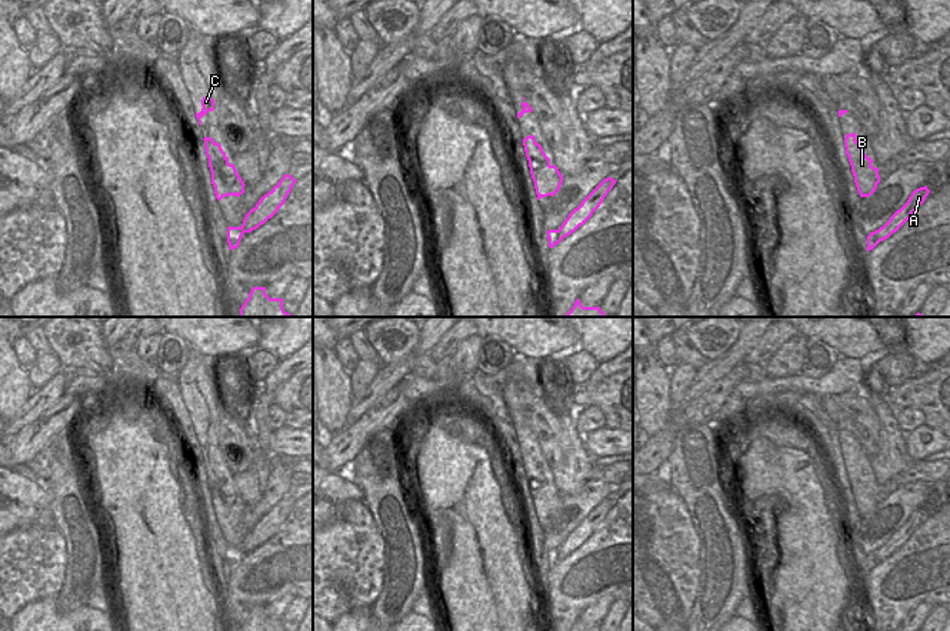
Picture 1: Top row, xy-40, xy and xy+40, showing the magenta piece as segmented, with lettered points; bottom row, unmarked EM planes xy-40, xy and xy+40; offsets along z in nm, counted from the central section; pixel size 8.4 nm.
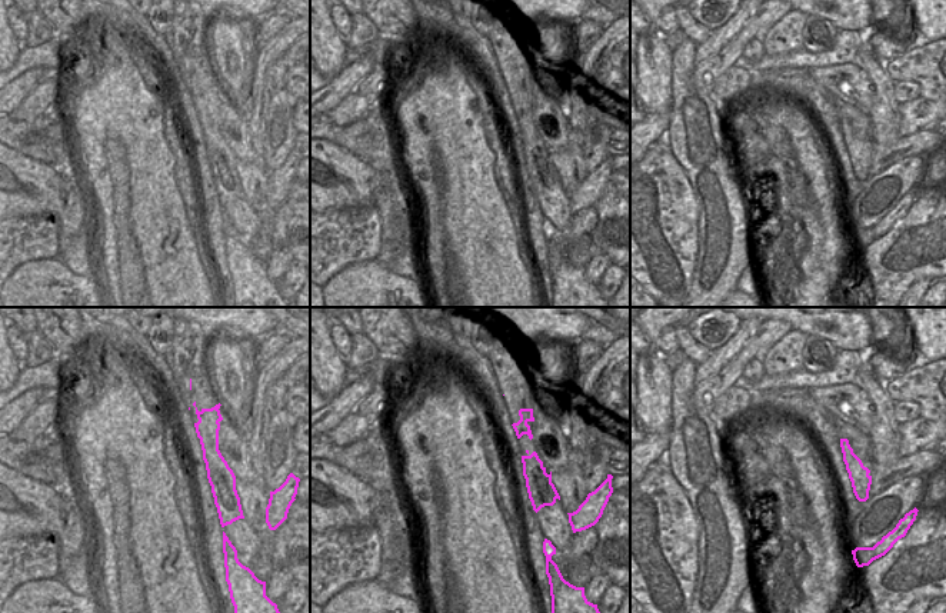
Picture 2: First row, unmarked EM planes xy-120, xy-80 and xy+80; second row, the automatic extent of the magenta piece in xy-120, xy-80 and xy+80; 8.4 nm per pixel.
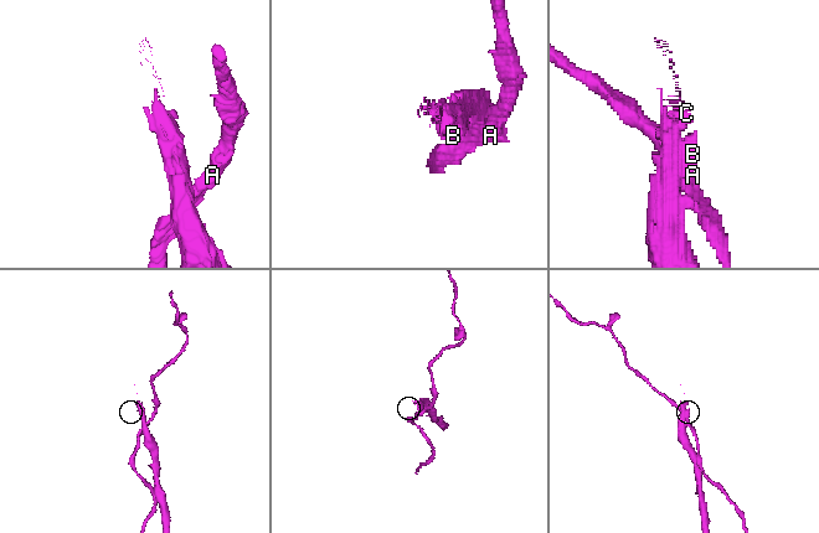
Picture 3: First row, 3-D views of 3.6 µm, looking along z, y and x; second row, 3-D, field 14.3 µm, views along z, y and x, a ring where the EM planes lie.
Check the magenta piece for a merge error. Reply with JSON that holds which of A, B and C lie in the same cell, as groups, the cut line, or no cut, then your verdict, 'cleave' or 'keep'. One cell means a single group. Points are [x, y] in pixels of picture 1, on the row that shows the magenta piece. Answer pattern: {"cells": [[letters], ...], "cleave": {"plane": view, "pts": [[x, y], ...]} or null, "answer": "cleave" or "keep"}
{"cells": [["A"], ["B", "C"]], "cleave": {"plane": "xy", "pts": [[559, 229], [562, 239]]}, "answer": "cleave"}

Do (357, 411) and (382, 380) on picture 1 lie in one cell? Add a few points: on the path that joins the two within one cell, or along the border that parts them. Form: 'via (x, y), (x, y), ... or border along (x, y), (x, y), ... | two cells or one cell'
via (362, 404), (379, 387) | one cell

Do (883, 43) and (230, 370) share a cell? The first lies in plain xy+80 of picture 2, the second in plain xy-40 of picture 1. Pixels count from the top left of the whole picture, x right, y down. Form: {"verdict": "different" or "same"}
{"verdict": "different"}

